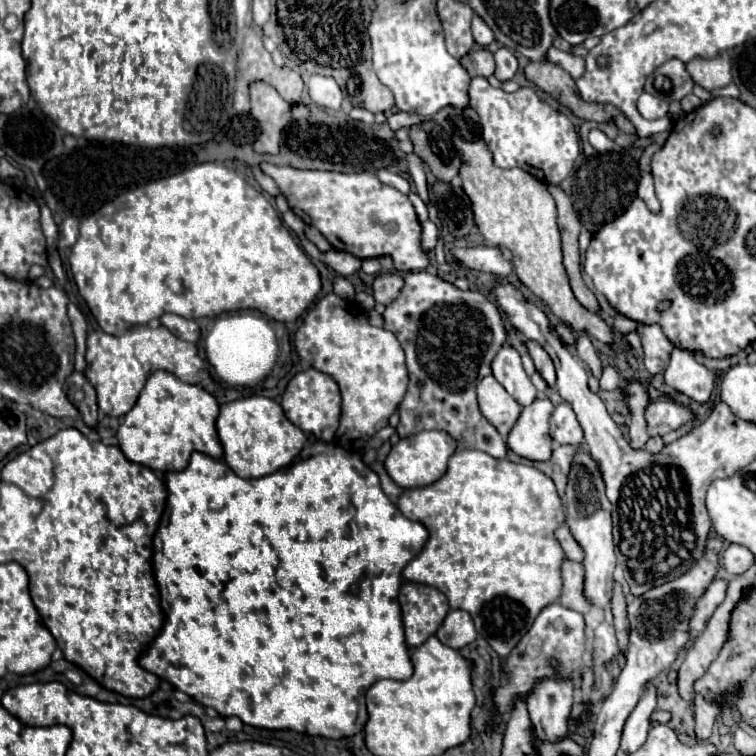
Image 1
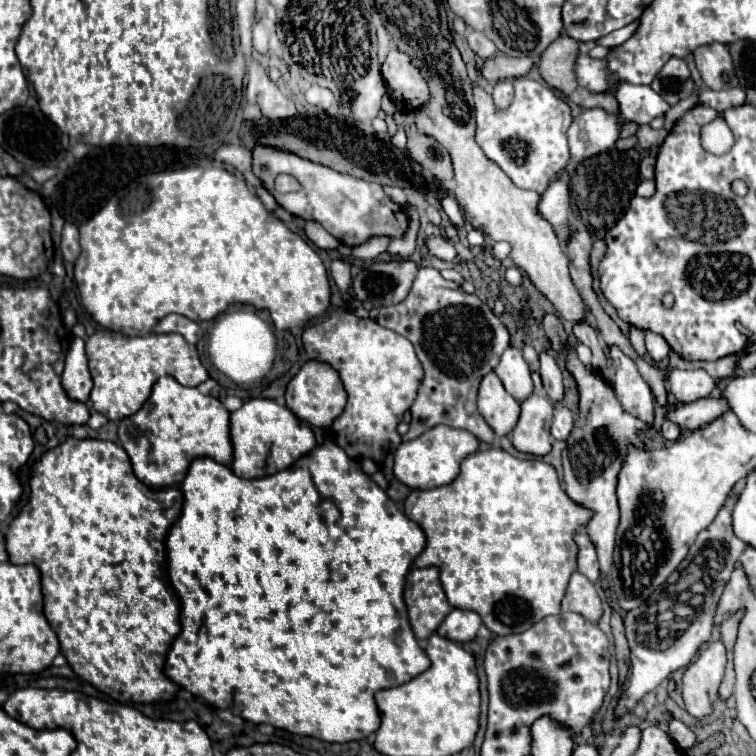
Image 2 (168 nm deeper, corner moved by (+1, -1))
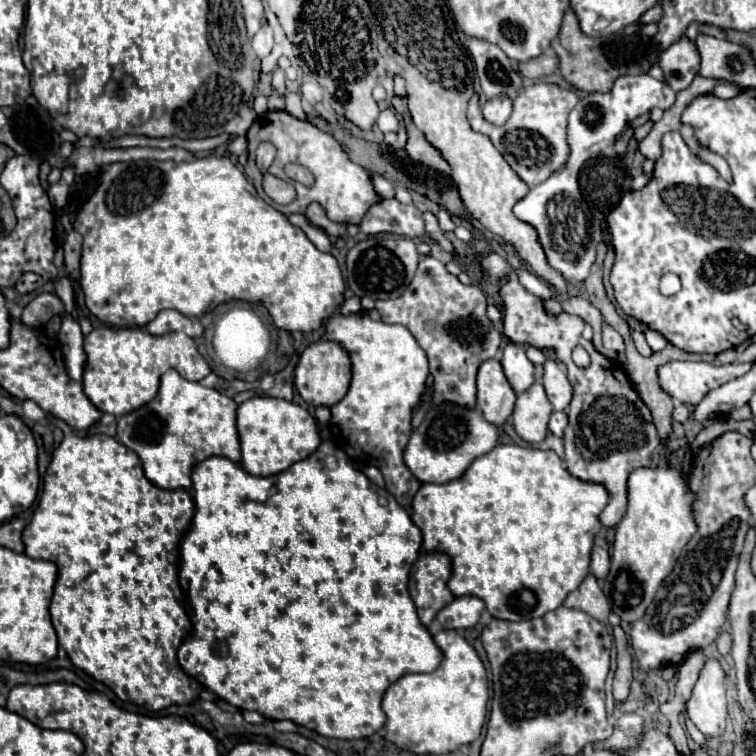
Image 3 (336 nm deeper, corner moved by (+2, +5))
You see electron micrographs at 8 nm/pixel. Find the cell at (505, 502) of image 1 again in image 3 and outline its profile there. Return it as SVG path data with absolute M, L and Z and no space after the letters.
M498 444L490 452L478 456L458 480L452 480L446 484L422 484L418 494L412 500L412 522L422 530L422 538L424 538L422 546L426 552L444 552L450 556L452 576L448 580L448 588L452 590L454 596L476 596L486 604L486 610L494 618L518 622L518 620L532 620L532 618L544 616L546 612L556 610L558 606L562 606L564 598L572 590L576 590L580 586L580 582L586 578L592 542L594 542L594 536L602 528L598 514L604 510L606 504L608 504L606 488L600 484L588 484L588 482L582 482L582 480L570 476L568 470L564 468L564 462L552 450L544 452L544 450L534 450L534 448L522 448L516 444Z

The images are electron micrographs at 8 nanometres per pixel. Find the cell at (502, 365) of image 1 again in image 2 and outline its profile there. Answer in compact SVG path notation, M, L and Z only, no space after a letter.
M509 346L503 356L501 362L495 368L495 374L501 378L505 390L515 396L515 400L523 402L527 396L531 396L533 392L533 382L531 382L531 370L521 354L519 348Z

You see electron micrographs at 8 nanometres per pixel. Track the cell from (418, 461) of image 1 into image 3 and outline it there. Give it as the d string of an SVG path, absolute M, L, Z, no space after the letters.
M440 404L412 432L404 450L404 462L420 482L444 484L460 478L474 458L490 452L496 446L496 440L496 426L486 422L478 410L468 410L454 404Z

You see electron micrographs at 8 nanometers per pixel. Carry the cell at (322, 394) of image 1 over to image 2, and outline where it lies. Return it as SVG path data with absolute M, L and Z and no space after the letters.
M307 360L301 366L301 370L295 374L295 378L287 384L285 400L291 412L295 412L295 416L299 416L301 420L305 420L311 426L329 430L333 420L343 412L347 404L347 392L343 388L339 372L331 364L319 362L319 360Z

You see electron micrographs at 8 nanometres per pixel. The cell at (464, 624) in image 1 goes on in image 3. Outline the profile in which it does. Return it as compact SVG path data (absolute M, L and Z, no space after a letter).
M460 596L460 598L454 598L452 604L442 608L436 620L442 624L442 628L450 628L450 630L472 628L476 626L482 610L484 610L484 602L480 598Z

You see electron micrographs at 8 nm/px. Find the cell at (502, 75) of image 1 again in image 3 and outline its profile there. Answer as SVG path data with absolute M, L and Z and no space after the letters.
M490 98L490 100L484 104L484 108L482 108L484 118L486 118L488 122L496 124L496 126L504 124L504 122L508 120L510 112L512 112L512 102L510 102L510 98Z

